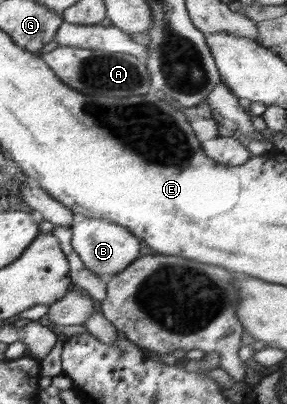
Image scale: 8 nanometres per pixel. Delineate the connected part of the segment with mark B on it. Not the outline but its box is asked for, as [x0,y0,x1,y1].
[71,217,142,279]

